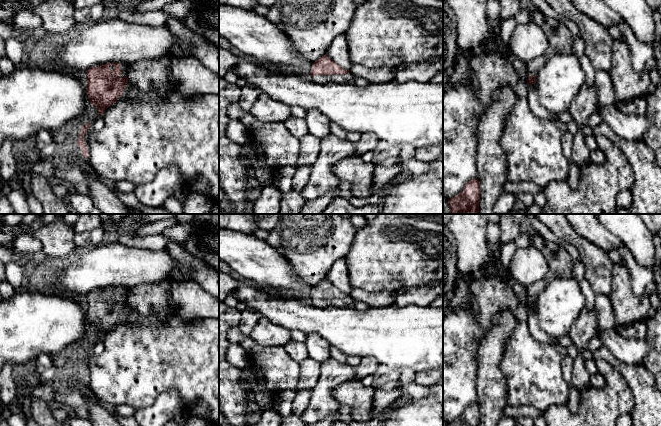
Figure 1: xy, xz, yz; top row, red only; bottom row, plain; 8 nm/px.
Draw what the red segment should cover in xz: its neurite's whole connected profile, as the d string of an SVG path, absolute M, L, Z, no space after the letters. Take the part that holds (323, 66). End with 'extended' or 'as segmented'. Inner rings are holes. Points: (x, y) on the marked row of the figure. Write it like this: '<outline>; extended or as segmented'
M326 54L313 63L310 75L312 76L313 82L320 84L354 84L355 79L349 70L343 69Z; extended

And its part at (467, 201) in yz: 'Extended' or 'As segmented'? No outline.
As segmented

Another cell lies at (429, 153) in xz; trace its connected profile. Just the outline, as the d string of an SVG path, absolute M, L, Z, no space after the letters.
M435 145L417 148L414 158L419 161L430 162L438 159L441 155L443 155L443 146Z

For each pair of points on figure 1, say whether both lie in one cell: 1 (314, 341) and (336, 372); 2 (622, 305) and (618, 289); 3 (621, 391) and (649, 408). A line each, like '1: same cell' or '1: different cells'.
1: different cells
2: same cell
3: different cells

